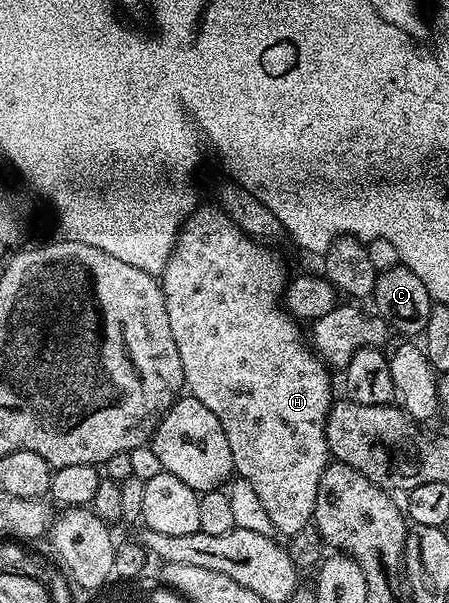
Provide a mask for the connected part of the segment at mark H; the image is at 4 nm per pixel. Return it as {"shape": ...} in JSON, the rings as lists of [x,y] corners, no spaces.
{"shape":[[[215,205],[202,207],[200,206],[187,216],[187,222],[179,231],[175,247],[171,250],[165,269],[161,272],[163,296],[169,313],[169,329],[173,329],[173,341],[177,341],[177,353],[181,353],[183,382],[190,398],[201,401],[201,405],[205,405],[205,409],[212,411],[217,417],[217,421],[221,421],[221,429],[225,429],[225,437],[229,441],[229,453],[234,474],[240,479],[249,481],[249,485],[253,485],[253,493],[257,493],[257,501],[266,522],[268,519],[284,537],[290,537],[312,522],[317,501],[317,489],[321,485],[321,477],[329,462],[327,434],[323,430],[327,424],[327,415],[333,406],[333,398],[331,399],[332,372],[313,350],[304,328],[303,331],[299,328],[300,320],[283,304],[289,275],[287,277],[287,271],[283,268],[282,261],[269,248],[258,247],[255,244],[258,242],[242,231],[227,216],[226,211]]]}

